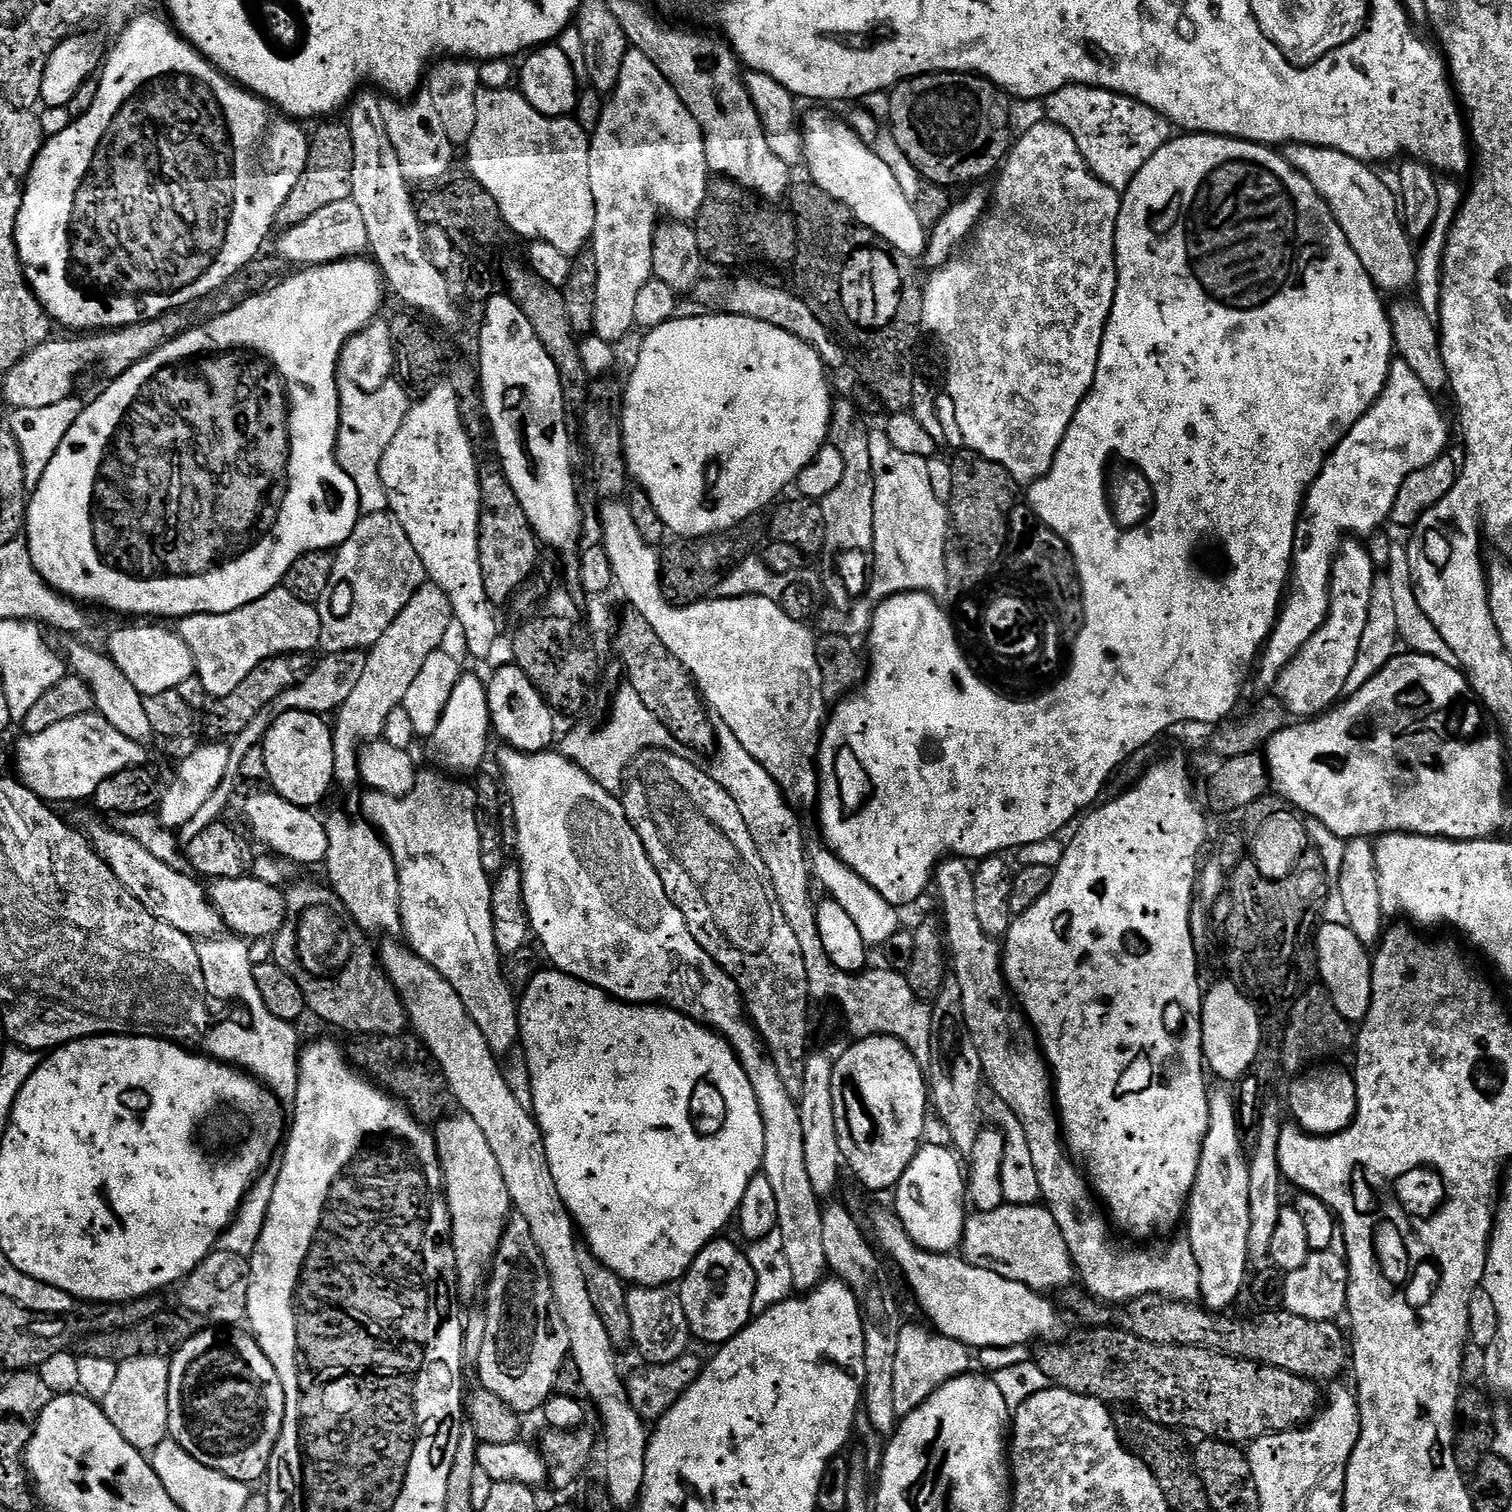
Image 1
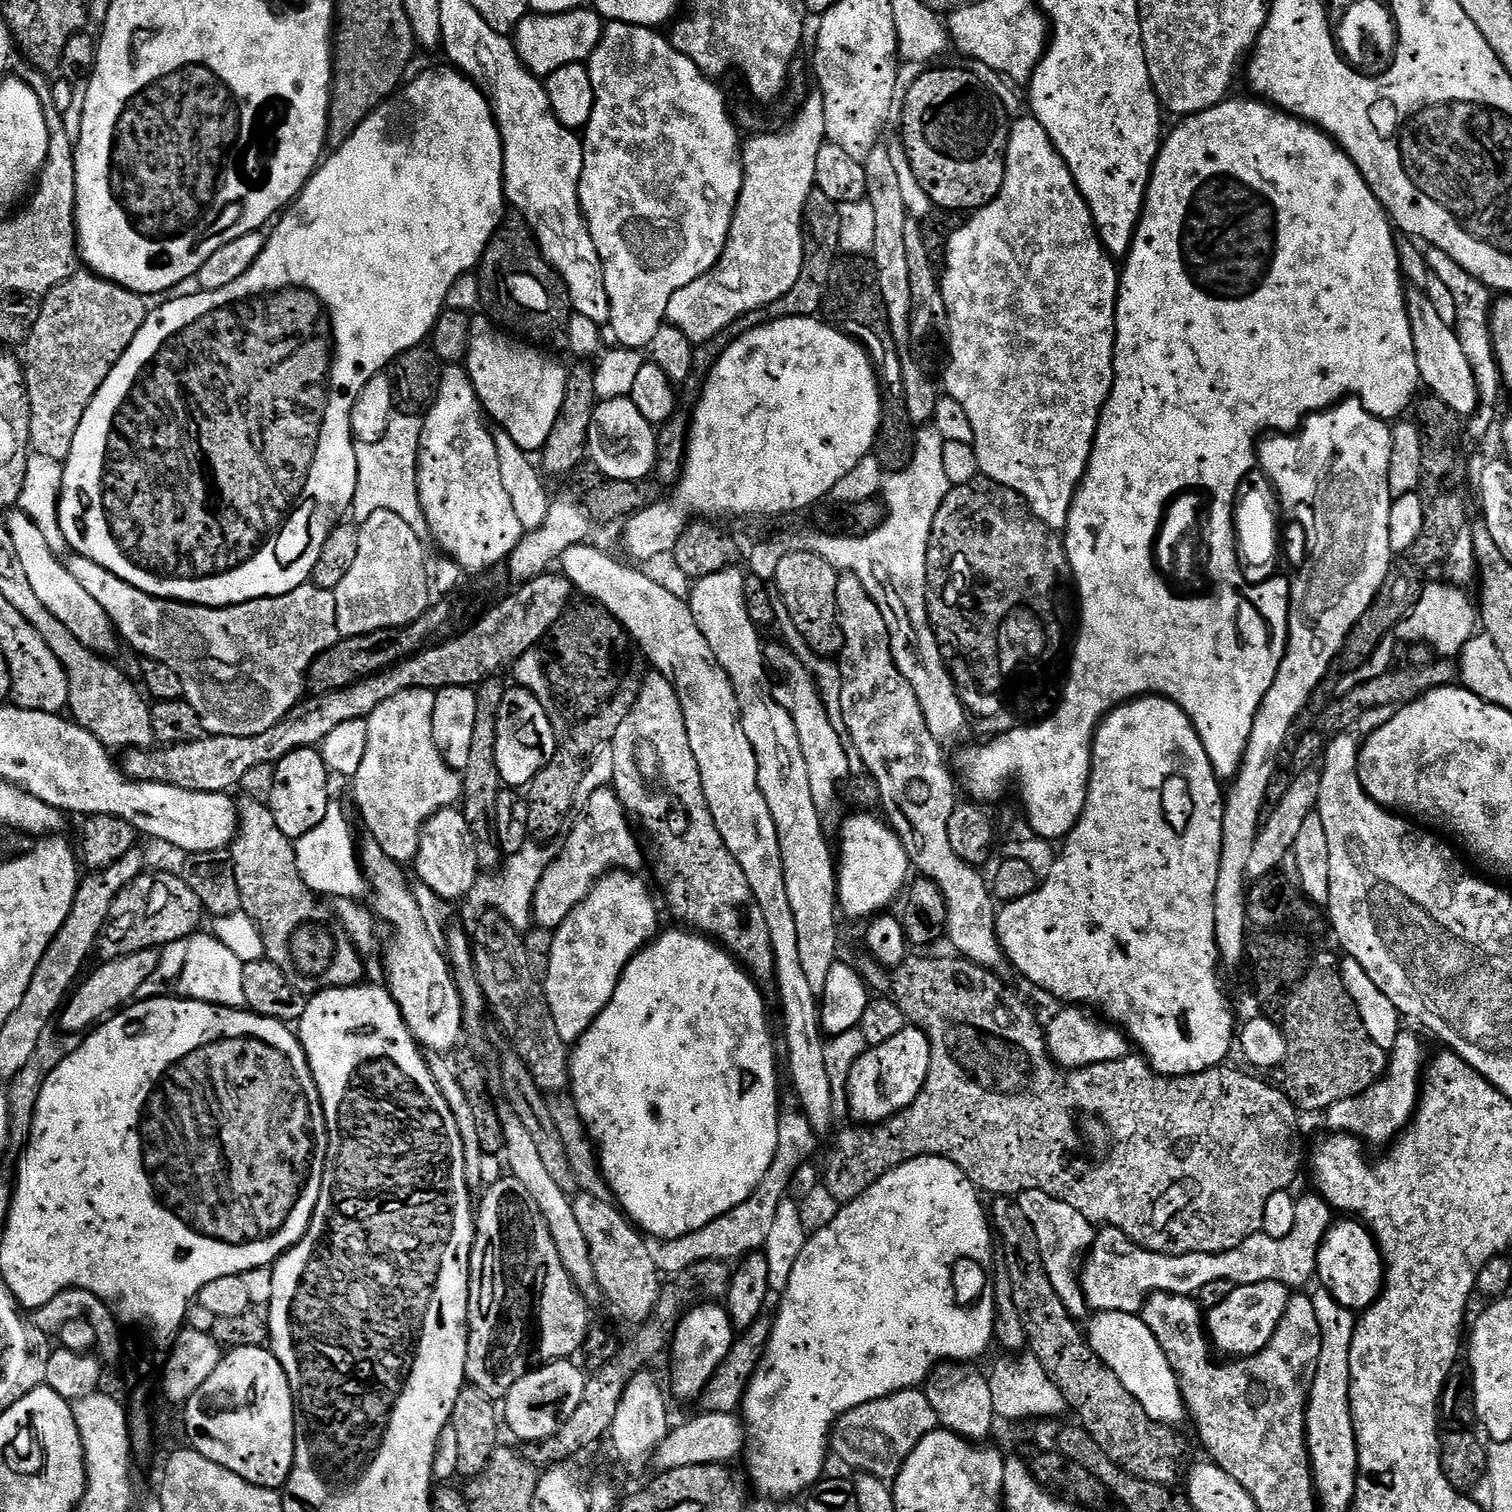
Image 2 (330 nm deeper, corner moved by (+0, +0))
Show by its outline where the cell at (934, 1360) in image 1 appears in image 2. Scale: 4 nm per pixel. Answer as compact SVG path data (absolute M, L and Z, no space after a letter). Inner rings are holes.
M907 1388L842 1414L832 1429L830 1448L835 1459L837 1456L842 1463L857 1468L857 1473L892 1482L918 1442L939 1428L940 1419L938 1414L934 1414L934 1406L930 1406L927 1391Z

